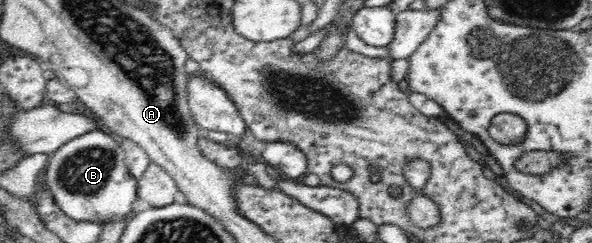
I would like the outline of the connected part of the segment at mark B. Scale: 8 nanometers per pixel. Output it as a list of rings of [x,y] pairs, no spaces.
[[[102,130],[88,131],[53,152],[46,166],[46,187],[57,207],[76,223],[120,223],[133,215],[137,179],[127,166],[122,147]]]

